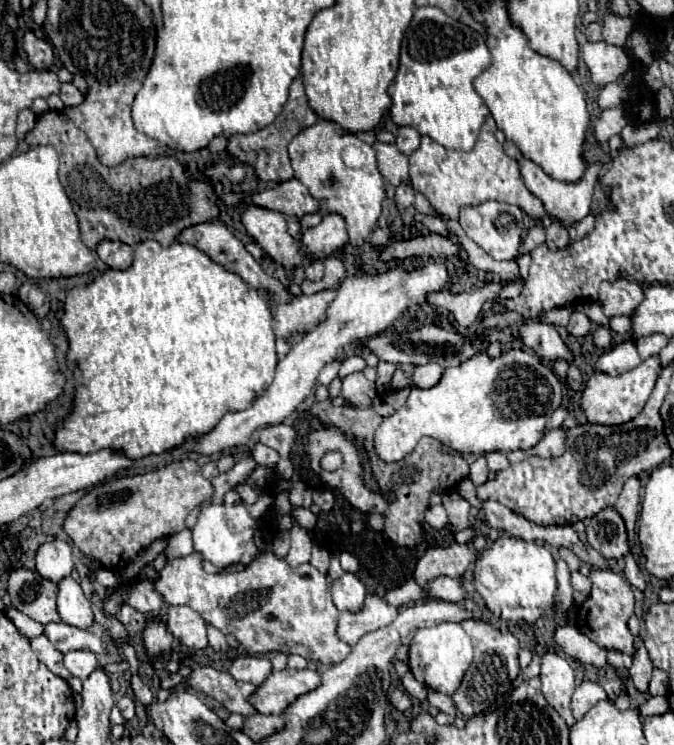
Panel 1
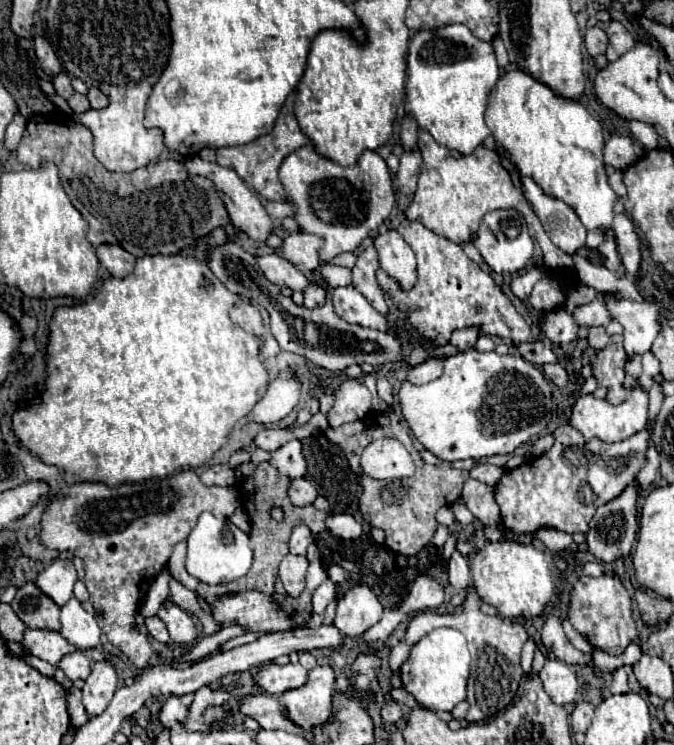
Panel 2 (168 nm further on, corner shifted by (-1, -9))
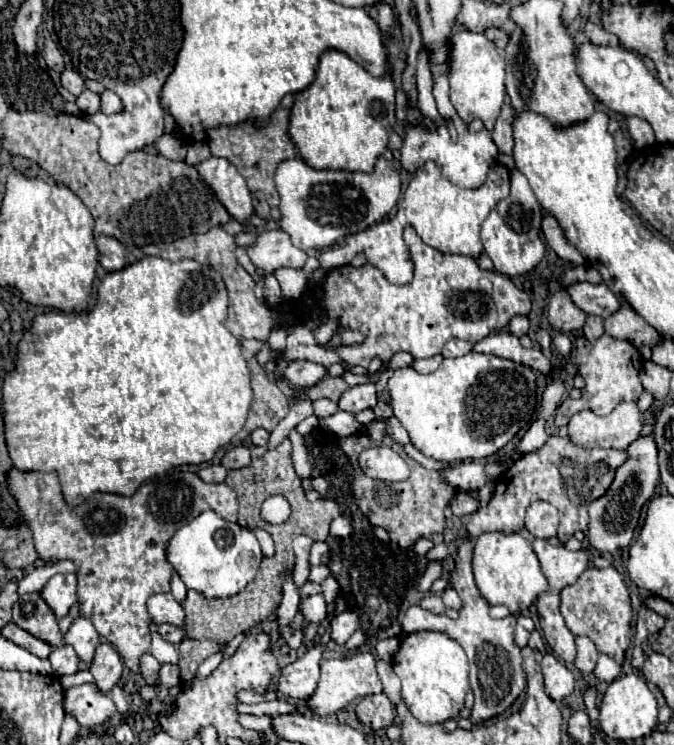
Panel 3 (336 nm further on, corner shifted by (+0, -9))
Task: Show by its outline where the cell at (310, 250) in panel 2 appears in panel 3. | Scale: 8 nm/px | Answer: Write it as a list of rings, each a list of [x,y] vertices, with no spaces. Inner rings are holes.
[[[264,230],[258,234],[256,244],[252,244],[248,250],[250,260],[256,266],[259,280],[254,287],[254,293],[259,302],[264,302],[264,279],[268,272],[290,266],[290,268],[302,268],[306,264],[308,254],[296,248],[290,240],[290,236],[284,230]]]

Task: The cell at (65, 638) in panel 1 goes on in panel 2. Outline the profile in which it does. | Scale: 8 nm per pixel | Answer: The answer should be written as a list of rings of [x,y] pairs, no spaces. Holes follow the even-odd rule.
[[[27,628],[23,632],[21,646],[27,652],[33,652],[33,656],[37,656],[41,660],[47,660],[49,664],[57,664],[63,656],[67,656],[67,654],[71,654],[71,652],[77,650],[59,632],[31,630],[31,628]]]

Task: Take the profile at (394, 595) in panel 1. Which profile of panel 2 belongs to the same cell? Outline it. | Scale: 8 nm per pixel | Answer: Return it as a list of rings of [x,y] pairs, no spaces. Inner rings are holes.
[[[355,586],[337,602],[335,626],[347,638],[355,638],[377,624],[381,616],[383,606],[379,604],[377,596],[367,586]]]

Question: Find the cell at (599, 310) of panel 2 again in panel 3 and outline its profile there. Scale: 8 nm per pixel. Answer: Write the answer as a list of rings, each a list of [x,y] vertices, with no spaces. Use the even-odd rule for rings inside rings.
[[[558,290],[550,296],[548,302],[548,322],[556,332],[580,332],[586,324],[586,314],[580,310],[572,298],[568,298],[566,290]]]

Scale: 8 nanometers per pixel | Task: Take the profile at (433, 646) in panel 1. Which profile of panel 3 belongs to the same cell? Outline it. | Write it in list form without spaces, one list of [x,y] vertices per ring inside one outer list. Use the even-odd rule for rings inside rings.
[[[416,632],[408,634],[400,642],[400,650],[392,660],[392,668],[396,676],[402,680],[402,700],[410,708],[416,720],[424,724],[442,724],[444,720],[458,718],[458,712],[464,708],[464,696],[470,690],[468,684],[468,658],[464,648],[444,632]]]

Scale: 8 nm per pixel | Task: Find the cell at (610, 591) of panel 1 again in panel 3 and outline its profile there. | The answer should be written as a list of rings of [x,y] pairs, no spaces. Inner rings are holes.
[[[588,568],[572,586],[566,586],[562,590],[562,604],[560,612],[566,620],[566,626],[572,634],[588,636],[598,652],[608,654],[618,664],[624,662],[624,654],[632,640],[632,604],[628,596],[628,588],[624,584],[622,574],[618,574],[616,568]]]

